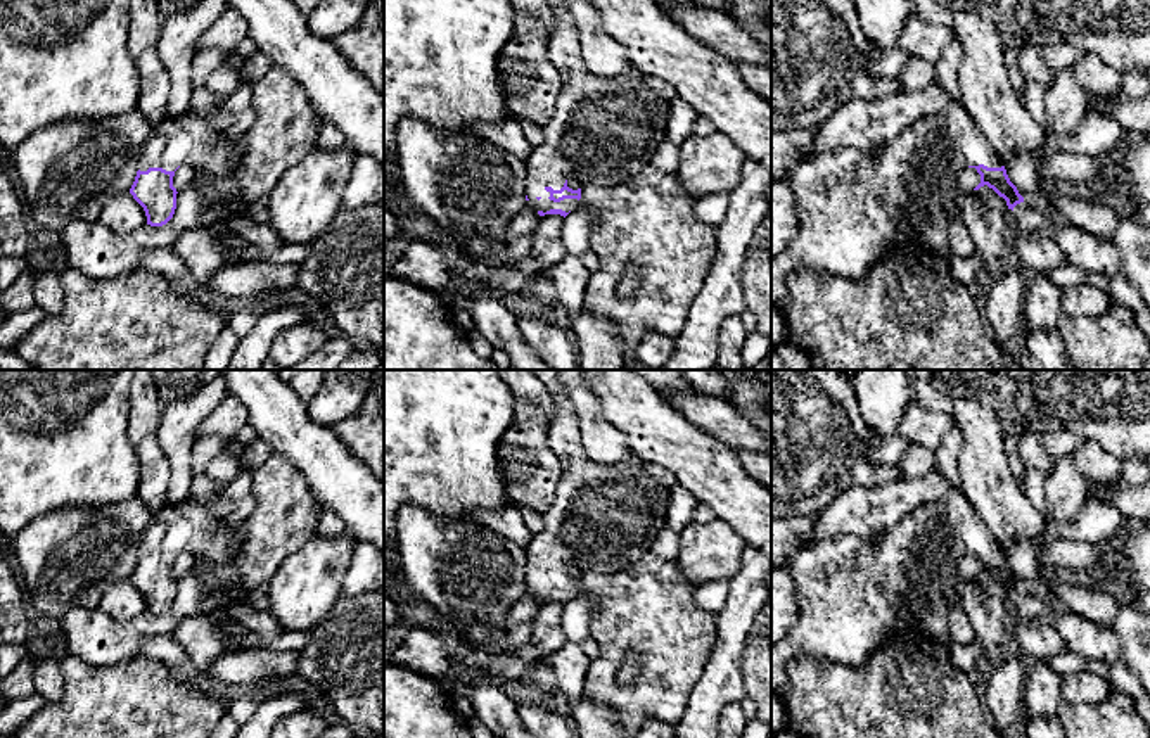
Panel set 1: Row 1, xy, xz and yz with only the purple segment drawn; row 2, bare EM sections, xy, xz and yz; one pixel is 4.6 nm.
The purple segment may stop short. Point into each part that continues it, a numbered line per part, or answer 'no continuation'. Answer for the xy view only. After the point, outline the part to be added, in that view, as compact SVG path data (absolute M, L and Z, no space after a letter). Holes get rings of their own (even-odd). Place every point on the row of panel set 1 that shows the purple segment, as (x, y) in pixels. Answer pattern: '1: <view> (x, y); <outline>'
1: xy (189, 139); M194 111L183 116L164 119L150 130L149 140L140 154L138 169L163 168L175 171L188 164L195 171L194 183L213 197L218 209L233 207L233 211L206 230L223 245L227 263L237 266L246 263L239 247L247 240L235 230L239 219L265 219L263 206L252 206L240 199L233 185L237 159L244 152L244 137L227 137L211 126L208 118Z

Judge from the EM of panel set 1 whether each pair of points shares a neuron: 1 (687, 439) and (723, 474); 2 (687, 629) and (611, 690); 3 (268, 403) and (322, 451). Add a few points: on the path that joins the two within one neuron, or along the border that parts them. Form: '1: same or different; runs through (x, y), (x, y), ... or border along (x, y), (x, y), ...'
1: same; runs through (696, 448), (715, 467)
2: same; runs through (675, 650), (637, 690), (632, 690)
3: same; runs through (282, 417), (308, 443)

